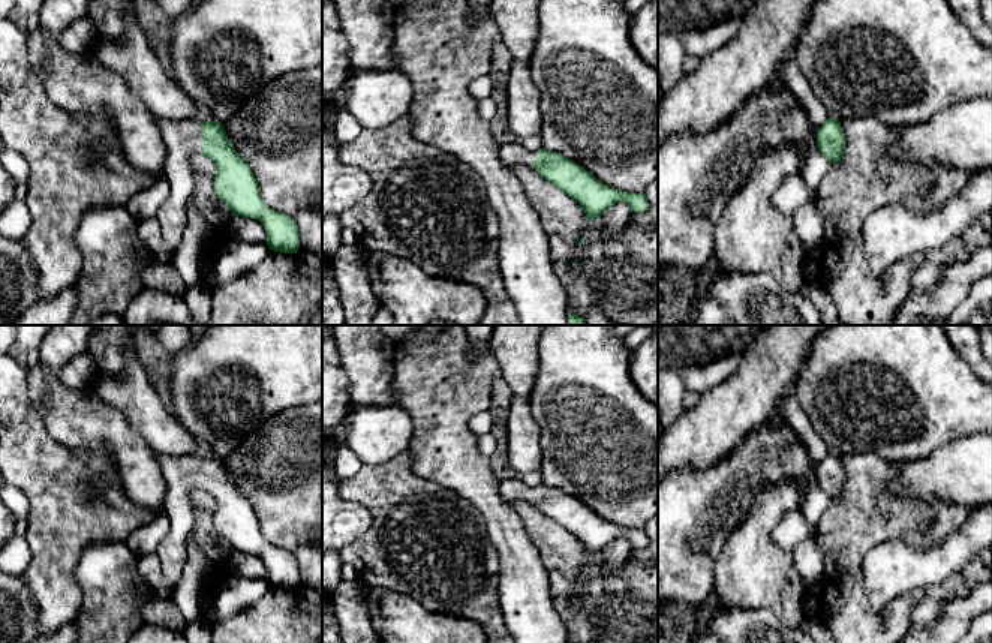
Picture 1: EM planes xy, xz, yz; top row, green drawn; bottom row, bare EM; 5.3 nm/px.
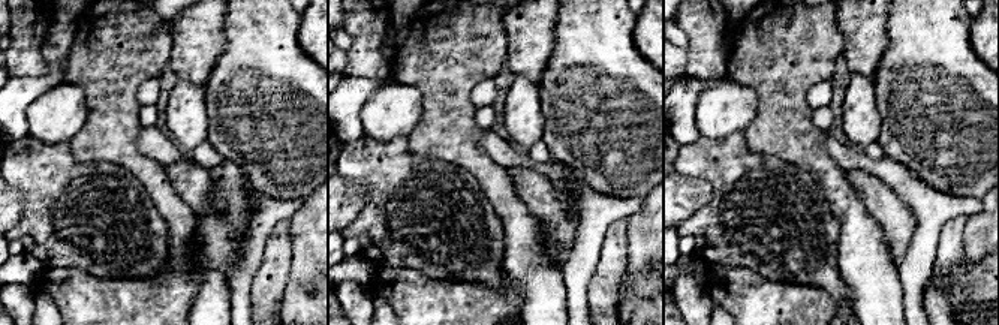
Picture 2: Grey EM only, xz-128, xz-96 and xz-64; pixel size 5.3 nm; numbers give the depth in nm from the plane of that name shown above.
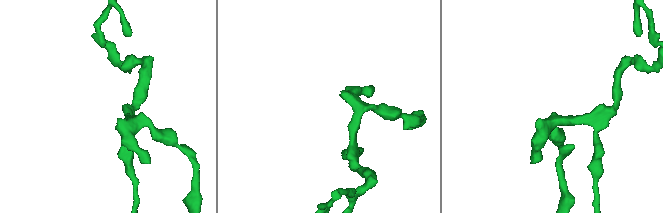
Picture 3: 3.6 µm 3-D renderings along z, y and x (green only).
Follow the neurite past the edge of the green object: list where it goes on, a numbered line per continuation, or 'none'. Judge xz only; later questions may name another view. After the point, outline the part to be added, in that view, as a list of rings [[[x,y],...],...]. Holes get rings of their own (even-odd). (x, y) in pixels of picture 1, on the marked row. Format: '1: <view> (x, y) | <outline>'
1: xz (511, 153) | [[[500,142],[499,156],[509,166],[515,163],[521,163],[521,165],[533,168],[536,151],[529,151],[521,144]]]

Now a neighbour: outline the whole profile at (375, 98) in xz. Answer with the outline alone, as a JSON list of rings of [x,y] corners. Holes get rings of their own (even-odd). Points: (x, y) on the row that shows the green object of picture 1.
[[[352,70],[343,82],[348,111],[363,129],[378,130],[409,114],[414,85],[396,70]]]

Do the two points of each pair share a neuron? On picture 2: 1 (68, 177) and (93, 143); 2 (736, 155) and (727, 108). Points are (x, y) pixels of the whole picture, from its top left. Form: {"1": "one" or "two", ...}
{"1": "two", "2": "two"}

